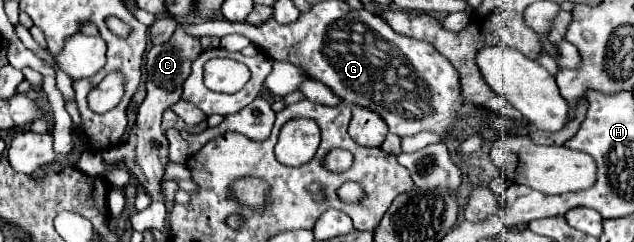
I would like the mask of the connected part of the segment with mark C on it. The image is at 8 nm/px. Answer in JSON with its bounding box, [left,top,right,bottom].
[103,27,203,199]

